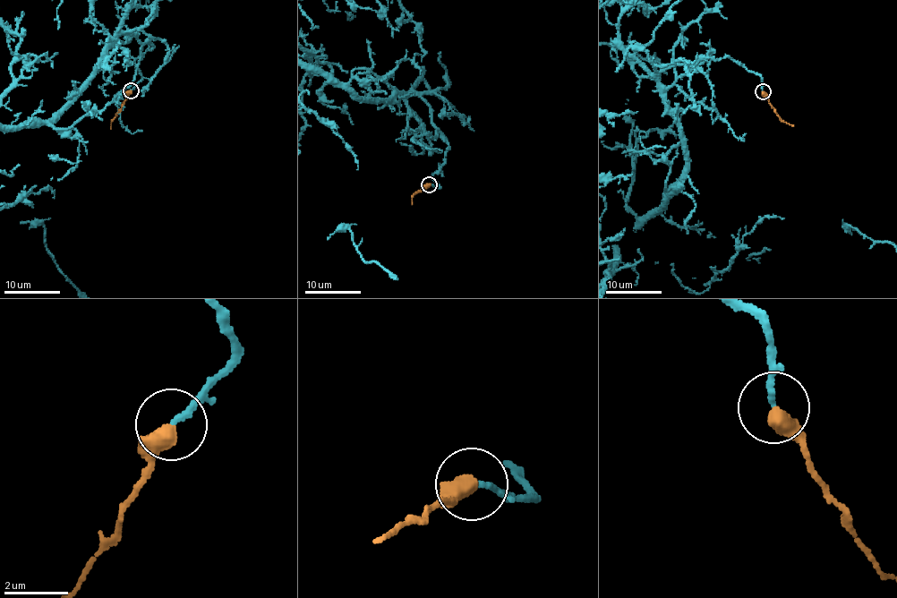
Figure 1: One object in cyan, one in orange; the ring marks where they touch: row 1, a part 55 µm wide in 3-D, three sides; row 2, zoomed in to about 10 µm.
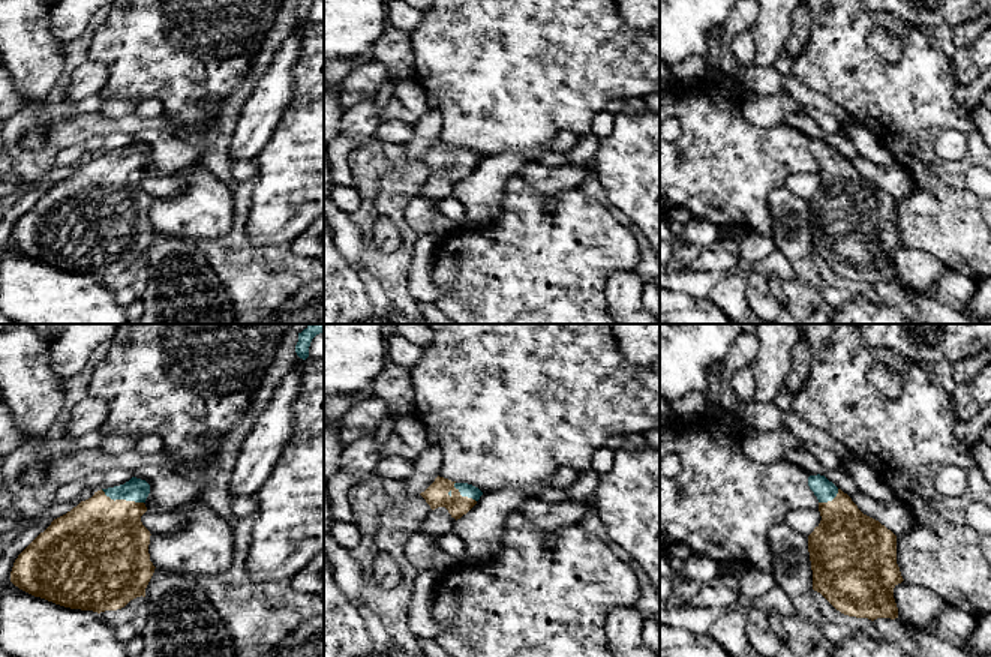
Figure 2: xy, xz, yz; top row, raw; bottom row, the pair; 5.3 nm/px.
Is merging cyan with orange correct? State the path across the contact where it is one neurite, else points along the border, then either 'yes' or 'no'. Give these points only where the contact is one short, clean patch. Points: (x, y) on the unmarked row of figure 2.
across xy (135, 153), (122, 162), (102, 204) | yes

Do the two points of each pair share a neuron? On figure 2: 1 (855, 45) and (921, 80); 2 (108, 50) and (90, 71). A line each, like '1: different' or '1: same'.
1: same
2: different

